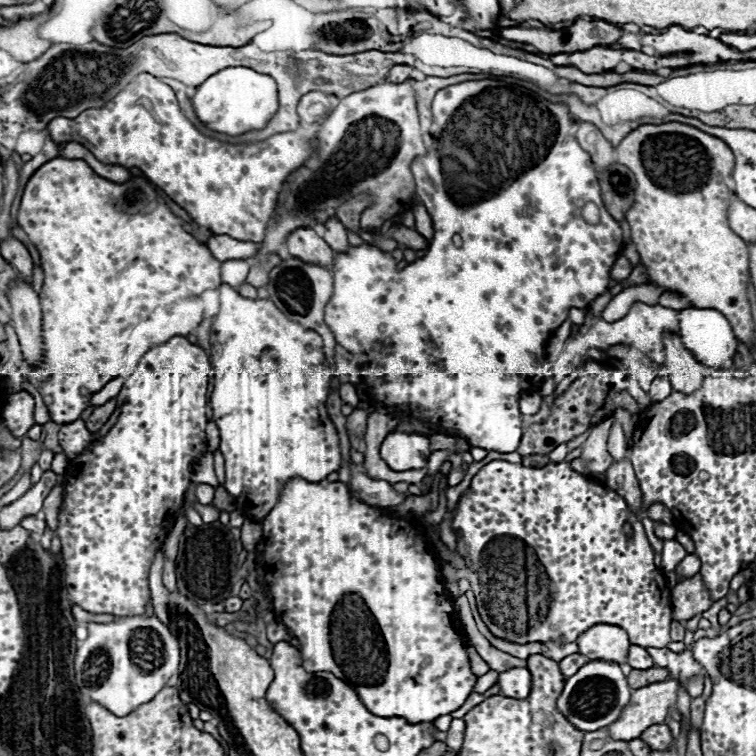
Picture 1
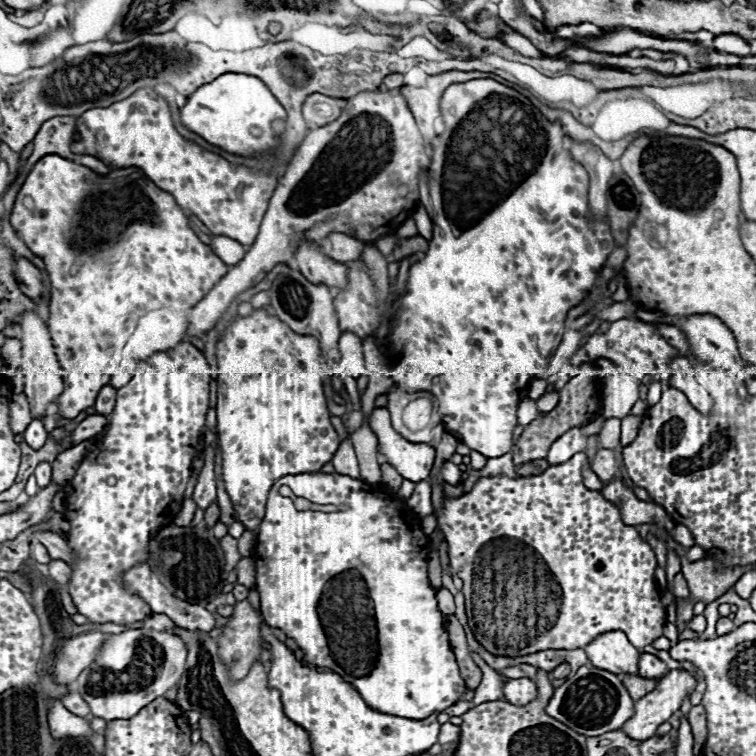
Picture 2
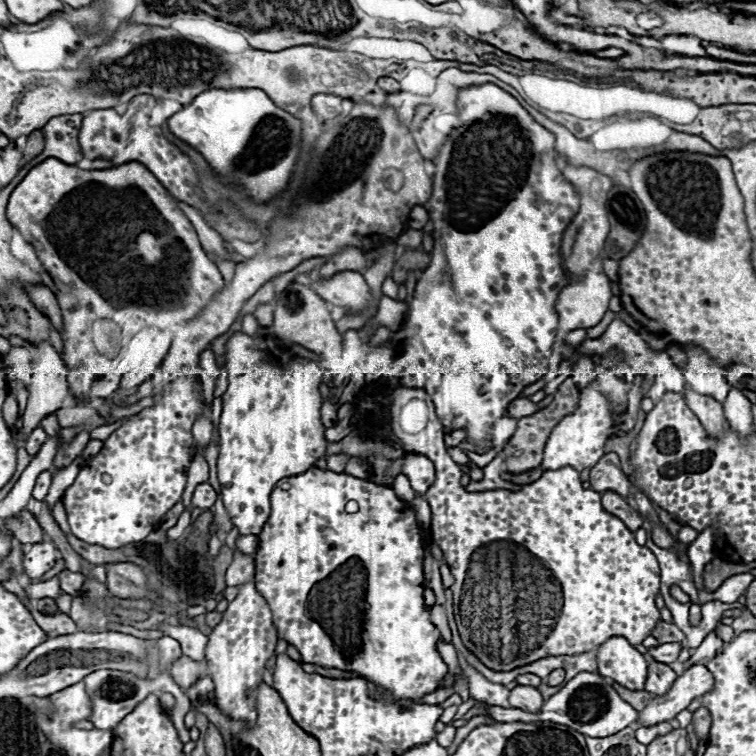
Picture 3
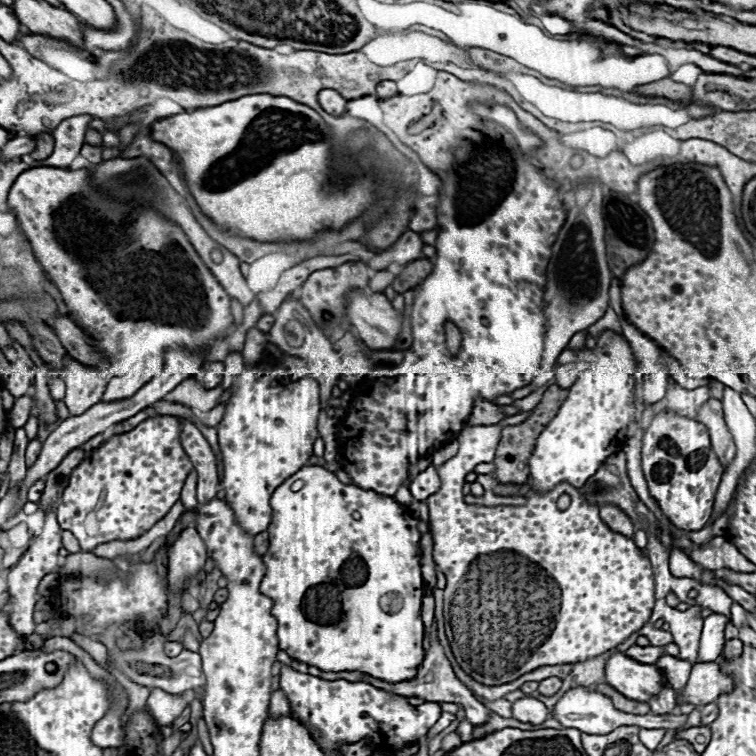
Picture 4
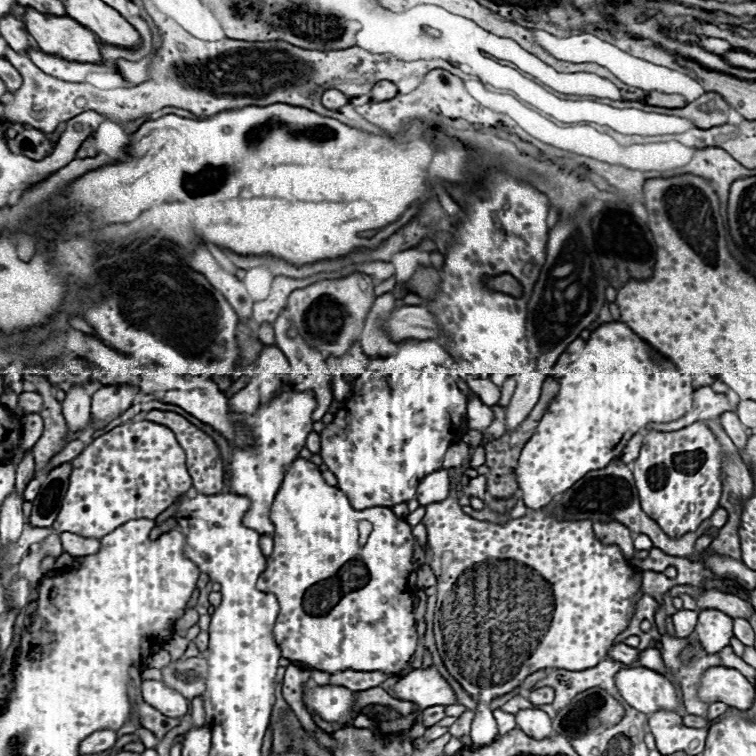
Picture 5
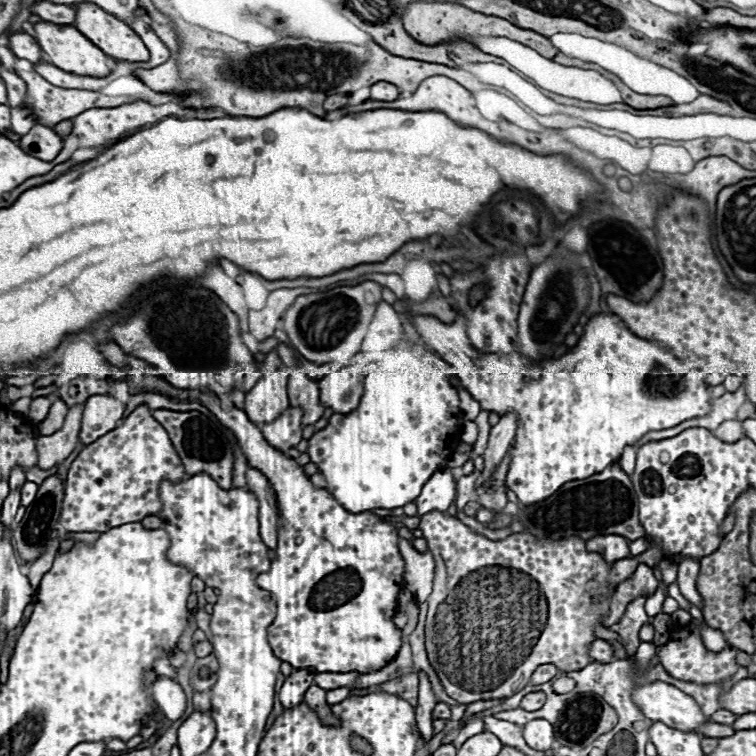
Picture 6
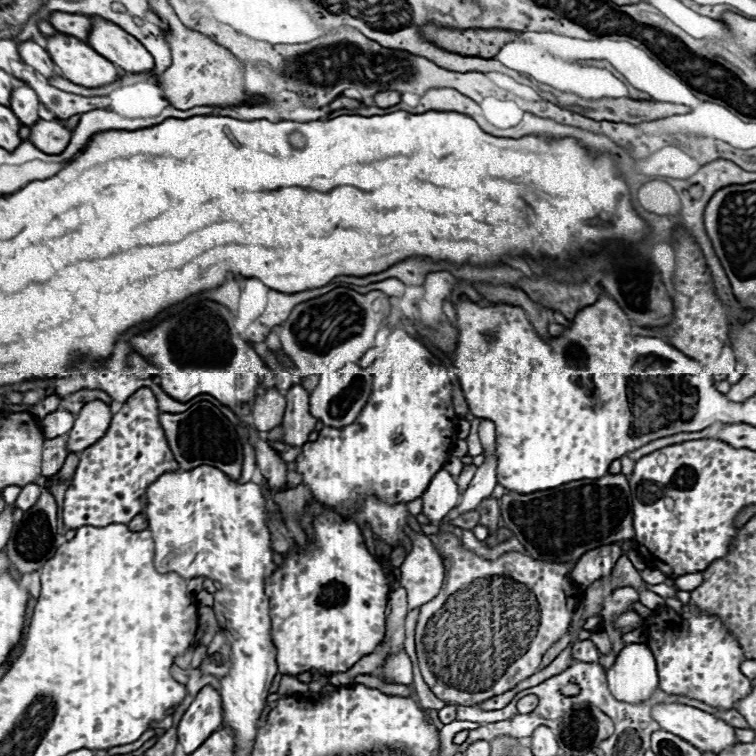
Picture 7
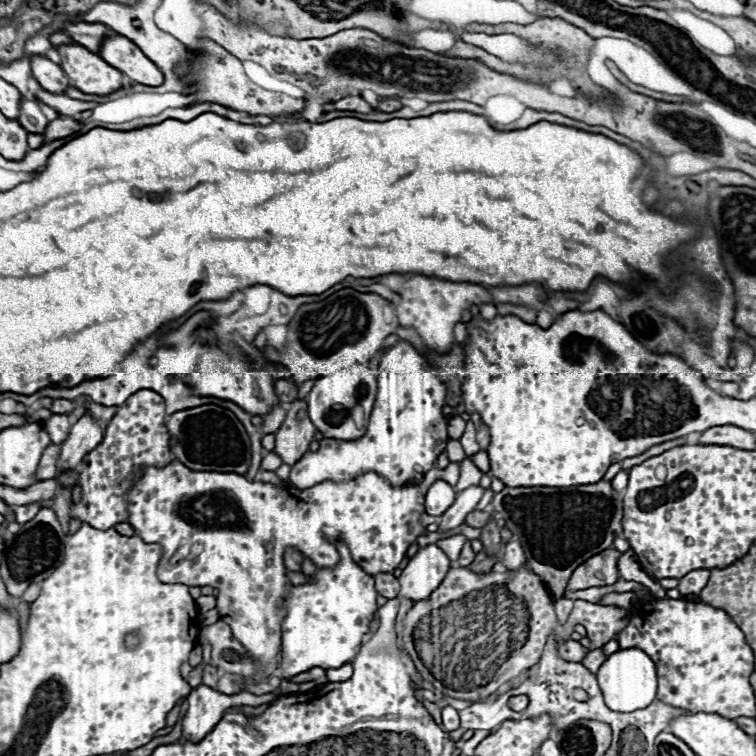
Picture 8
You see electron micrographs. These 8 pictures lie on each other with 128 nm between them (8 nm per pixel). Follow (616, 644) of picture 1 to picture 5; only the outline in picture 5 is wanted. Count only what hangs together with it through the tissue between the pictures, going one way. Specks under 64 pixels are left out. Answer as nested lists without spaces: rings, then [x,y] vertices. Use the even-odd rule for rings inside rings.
[[[646,666],[622,668],[616,674],[616,688],[632,708],[644,714],[678,708],[678,696],[672,682]]]

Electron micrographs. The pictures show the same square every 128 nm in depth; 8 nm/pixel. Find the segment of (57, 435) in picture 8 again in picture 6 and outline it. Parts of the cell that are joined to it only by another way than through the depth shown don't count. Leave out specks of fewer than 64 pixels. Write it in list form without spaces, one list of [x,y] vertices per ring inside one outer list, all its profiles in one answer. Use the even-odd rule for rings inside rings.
[[[56,400],[48,412],[48,416],[38,424],[38,430],[42,436],[48,436],[48,434],[54,434],[56,430],[62,428],[62,422],[64,422],[64,416],[68,412],[68,406],[64,404],[64,400]]]

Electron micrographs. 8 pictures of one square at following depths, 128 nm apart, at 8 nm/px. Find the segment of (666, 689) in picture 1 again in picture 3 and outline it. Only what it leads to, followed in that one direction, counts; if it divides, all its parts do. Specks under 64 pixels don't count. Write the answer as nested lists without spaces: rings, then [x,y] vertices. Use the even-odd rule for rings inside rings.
[[[702,664],[690,666],[674,680],[672,688],[664,696],[654,696],[646,704],[646,708],[640,712],[634,726],[650,728],[660,722],[668,722],[668,720],[676,718],[676,714],[680,710],[688,708],[688,704],[694,698],[710,692],[712,684],[714,684],[714,678],[706,666],[702,666]]]

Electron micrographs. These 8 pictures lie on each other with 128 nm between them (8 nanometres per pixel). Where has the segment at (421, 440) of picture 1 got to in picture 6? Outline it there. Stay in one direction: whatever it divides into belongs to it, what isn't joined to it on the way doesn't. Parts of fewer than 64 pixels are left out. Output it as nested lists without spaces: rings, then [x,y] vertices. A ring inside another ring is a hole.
[[[442,468],[434,472],[434,476],[424,484],[420,496],[416,498],[418,516],[424,516],[432,510],[448,510],[456,498],[456,480],[450,468]]]

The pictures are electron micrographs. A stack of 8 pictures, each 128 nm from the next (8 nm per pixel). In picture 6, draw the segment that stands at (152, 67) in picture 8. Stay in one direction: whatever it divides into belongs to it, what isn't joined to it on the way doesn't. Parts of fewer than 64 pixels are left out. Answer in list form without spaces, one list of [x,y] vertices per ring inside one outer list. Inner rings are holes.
[[[92,2],[74,4],[74,10],[76,28],[108,56],[128,62],[146,62],[150,58],[140,36],[126,22]]]

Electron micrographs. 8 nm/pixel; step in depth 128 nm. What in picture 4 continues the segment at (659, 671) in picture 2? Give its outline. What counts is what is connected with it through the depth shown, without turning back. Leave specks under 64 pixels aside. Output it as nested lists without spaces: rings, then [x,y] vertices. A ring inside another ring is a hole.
[[[664,684],[662,690],[660,690],[660,694],[652,696],[648,704],[650,704],[650,710],[654,714],[672,714],[676,710],[676,706],[674,706],[676,704],[676,694],[674,694],[672,686]]]

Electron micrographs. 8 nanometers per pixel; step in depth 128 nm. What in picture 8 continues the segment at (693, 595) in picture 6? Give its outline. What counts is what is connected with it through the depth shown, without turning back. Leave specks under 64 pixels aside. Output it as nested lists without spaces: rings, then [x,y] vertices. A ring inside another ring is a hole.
[[[708,570],[690,572],[690,574],[686,574],[684,578],[680,578],[678,590],[682,592],[682,596],[698,594],[698,592],[702,592],[702,588],[708,584],[708,578],[710,578],[710,572],[708,572]]]

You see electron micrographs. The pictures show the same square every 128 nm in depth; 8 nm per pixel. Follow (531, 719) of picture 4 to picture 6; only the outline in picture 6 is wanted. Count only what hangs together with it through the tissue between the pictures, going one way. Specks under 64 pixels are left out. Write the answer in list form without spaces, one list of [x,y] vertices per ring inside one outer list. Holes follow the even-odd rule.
[[[540,718],[530,720],[522,726],[522,734],[524,734],[524,740],[528,742],[528,746],[532,746],[534,750],[540,750],[540,752],[552,750],[554,730],[552,730],[550,722],[540,720]]]

